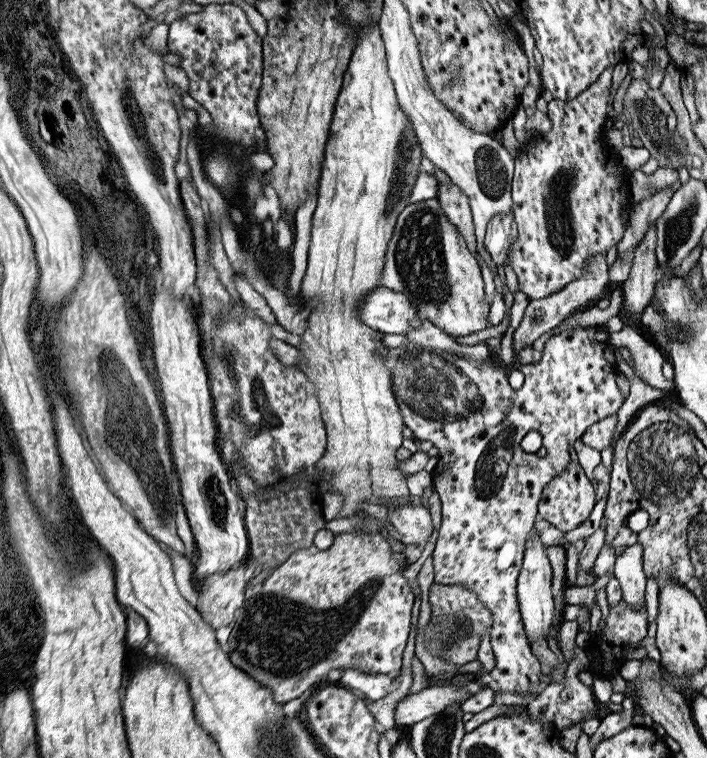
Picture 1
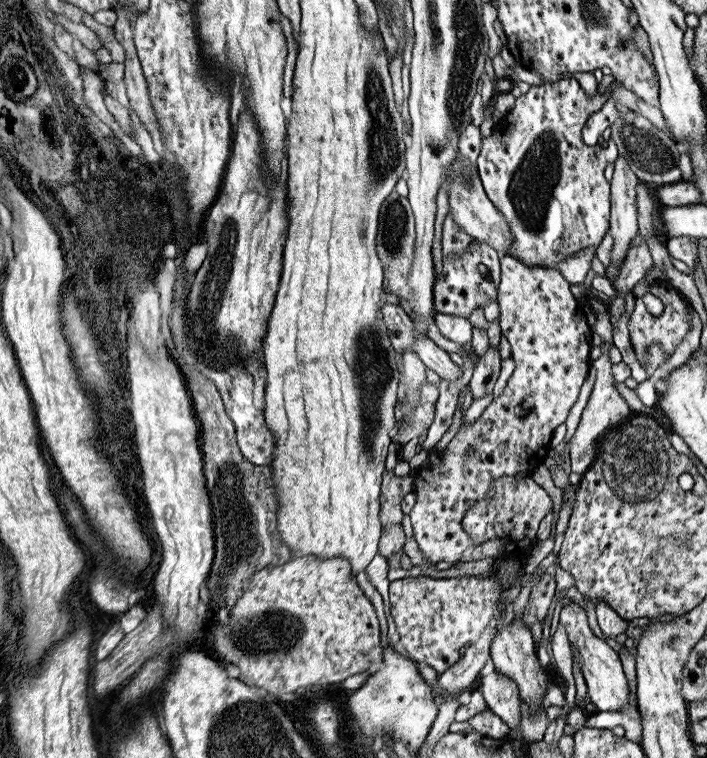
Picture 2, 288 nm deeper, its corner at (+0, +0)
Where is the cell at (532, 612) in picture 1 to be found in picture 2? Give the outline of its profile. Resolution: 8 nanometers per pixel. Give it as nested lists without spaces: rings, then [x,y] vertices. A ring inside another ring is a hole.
[[[513,620],[509,624],[505,624],[503,628],[497,628],[497,634],[491,640],[491,660],[495,664],[495,670],[511,676],[511,680],[517,682],[519,686],[519,696],[521,696],[521,704],[529,704],[533,708],[539,706],[543,694],[545,694],[545,674],[539,668],[537,656],[535,656],[535,644],[533,644],[533,636],[531,636],[531,626],[523,624],[523,620]]]

